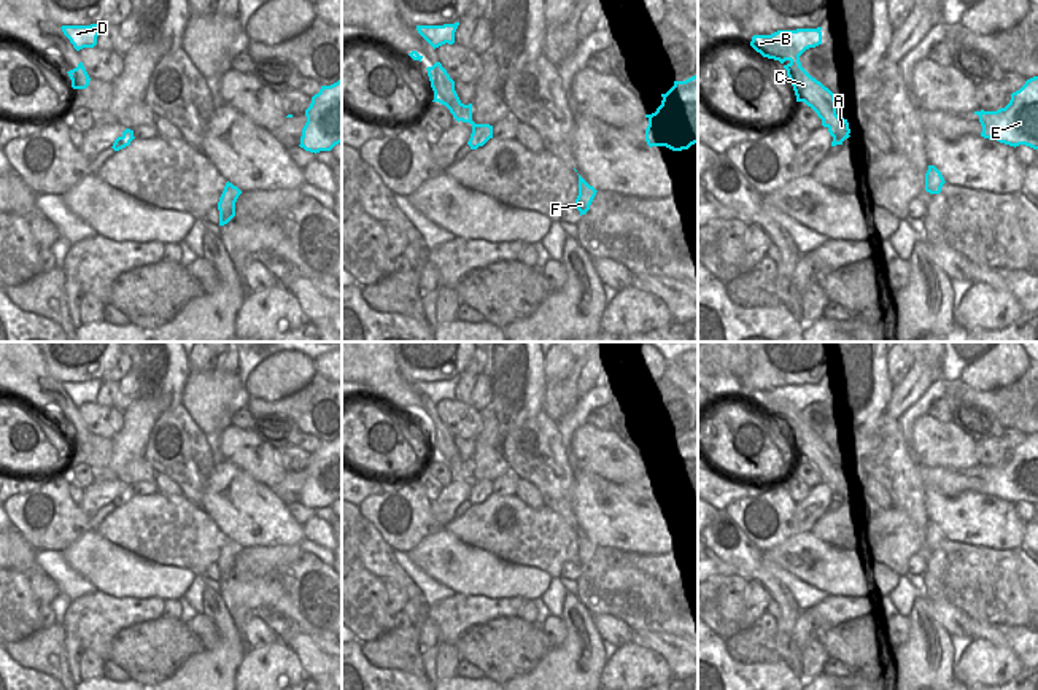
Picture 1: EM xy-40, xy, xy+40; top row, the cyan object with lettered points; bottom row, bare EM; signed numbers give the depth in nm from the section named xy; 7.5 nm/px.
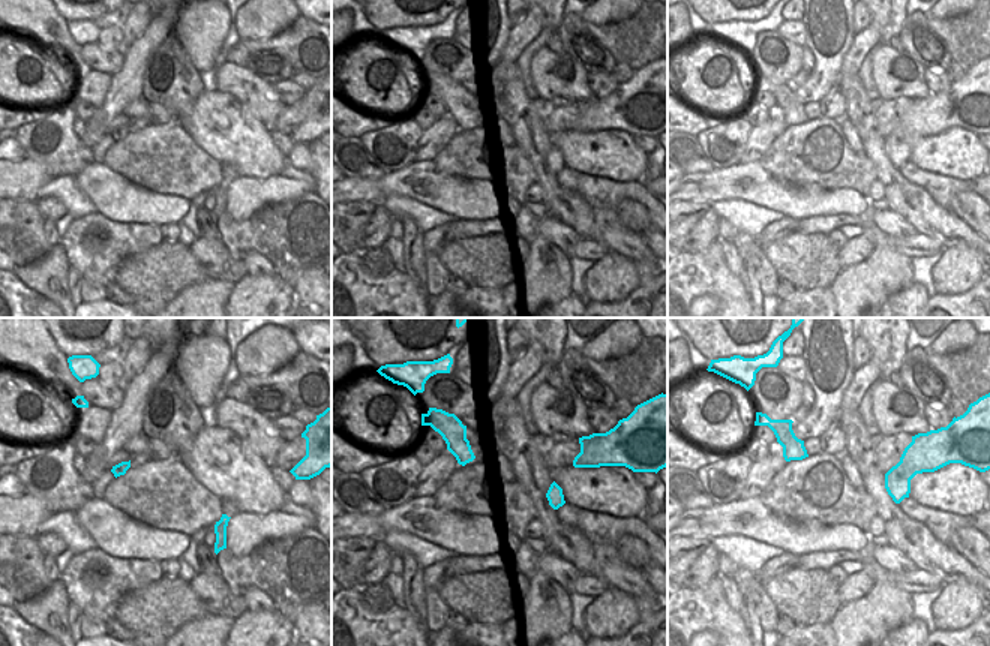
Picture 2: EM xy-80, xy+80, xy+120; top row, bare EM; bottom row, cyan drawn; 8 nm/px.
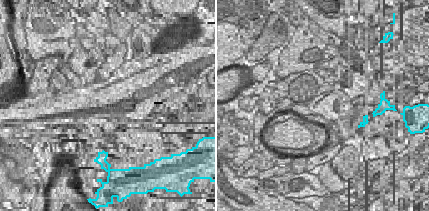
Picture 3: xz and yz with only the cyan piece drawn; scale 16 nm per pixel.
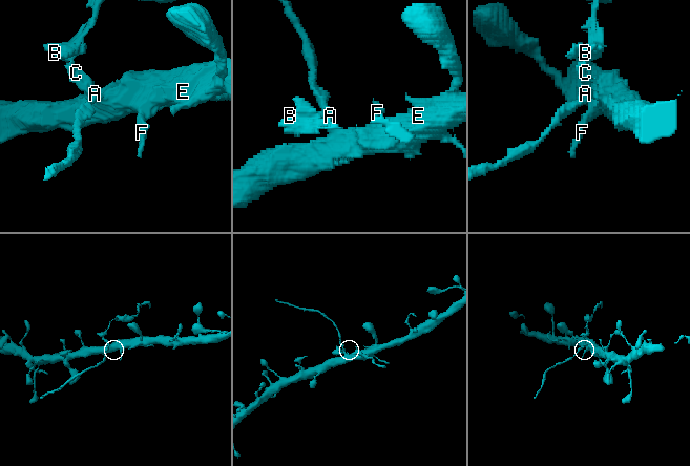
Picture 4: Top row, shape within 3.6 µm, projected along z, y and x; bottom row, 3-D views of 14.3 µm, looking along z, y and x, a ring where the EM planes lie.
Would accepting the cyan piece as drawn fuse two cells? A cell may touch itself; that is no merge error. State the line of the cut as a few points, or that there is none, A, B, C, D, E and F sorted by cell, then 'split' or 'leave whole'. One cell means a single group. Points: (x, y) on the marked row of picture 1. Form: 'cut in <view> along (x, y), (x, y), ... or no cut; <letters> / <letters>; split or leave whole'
cut in xy along (474, 124), (479, 134), (479, 145); A E F / B C D; split

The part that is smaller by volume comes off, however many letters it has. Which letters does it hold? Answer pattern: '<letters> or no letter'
B, C, D

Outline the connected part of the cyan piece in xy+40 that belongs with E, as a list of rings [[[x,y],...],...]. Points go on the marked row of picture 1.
[[[1038,76],[1011,94],[1005,108],[997,111],[974,111],[982,126],[981,137],[1009,146],[1025,145],[1038,149]]]

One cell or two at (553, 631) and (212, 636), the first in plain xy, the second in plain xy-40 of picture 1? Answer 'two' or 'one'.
one

